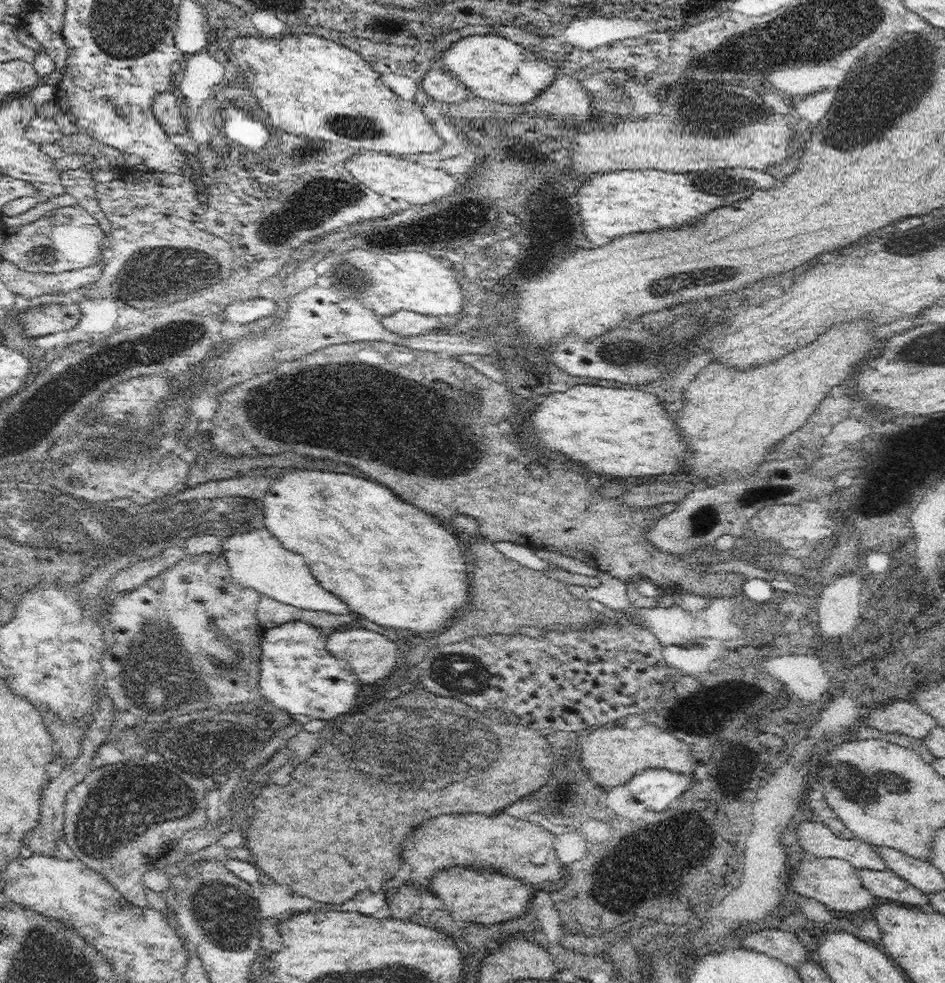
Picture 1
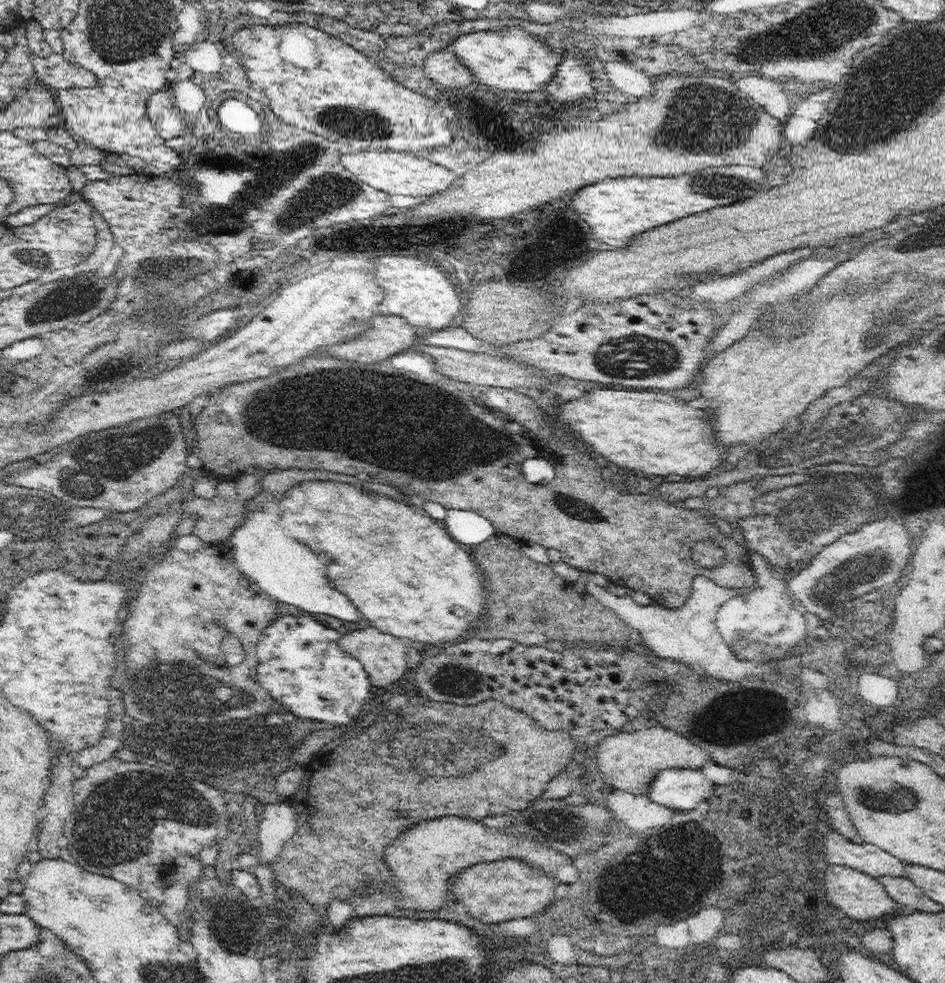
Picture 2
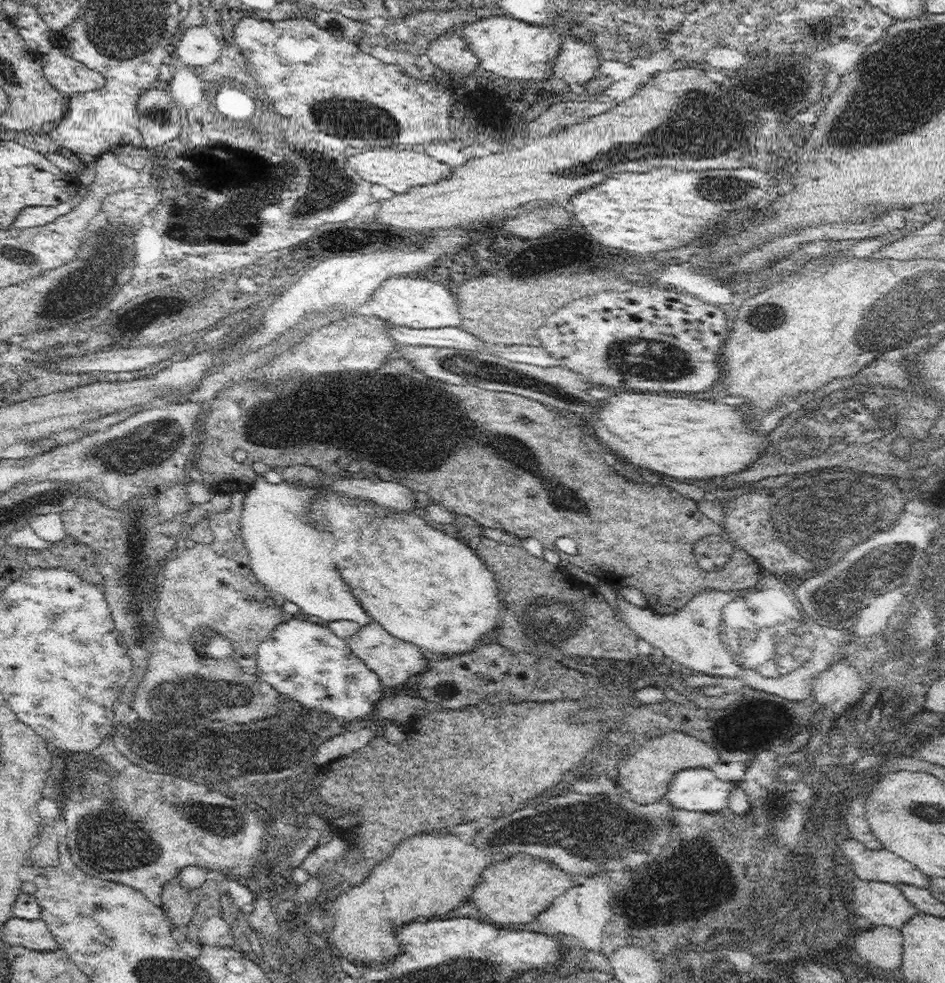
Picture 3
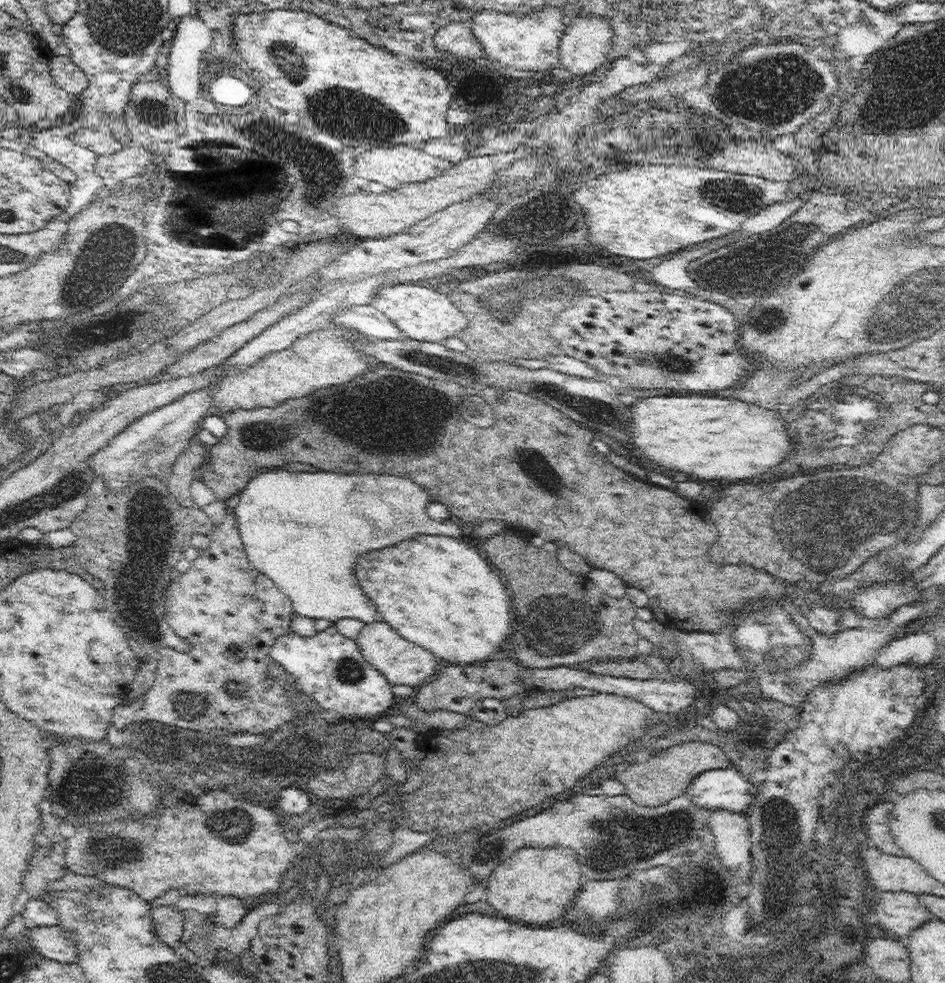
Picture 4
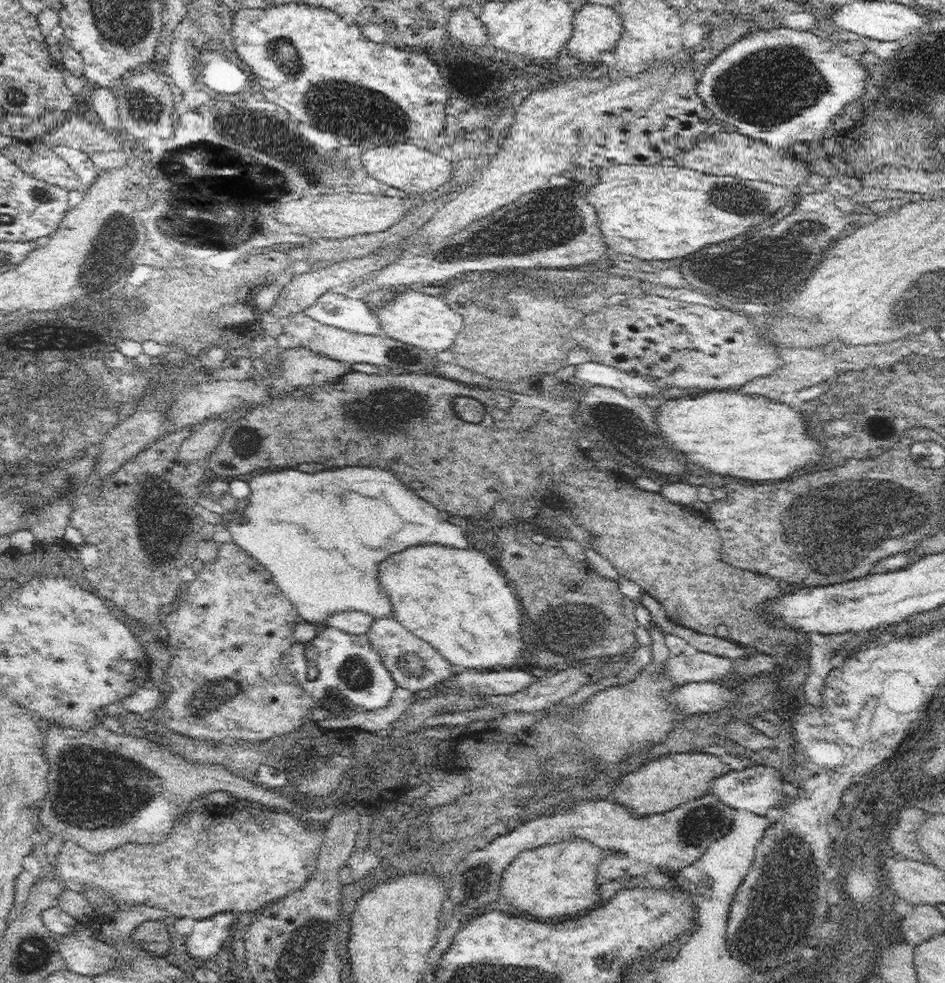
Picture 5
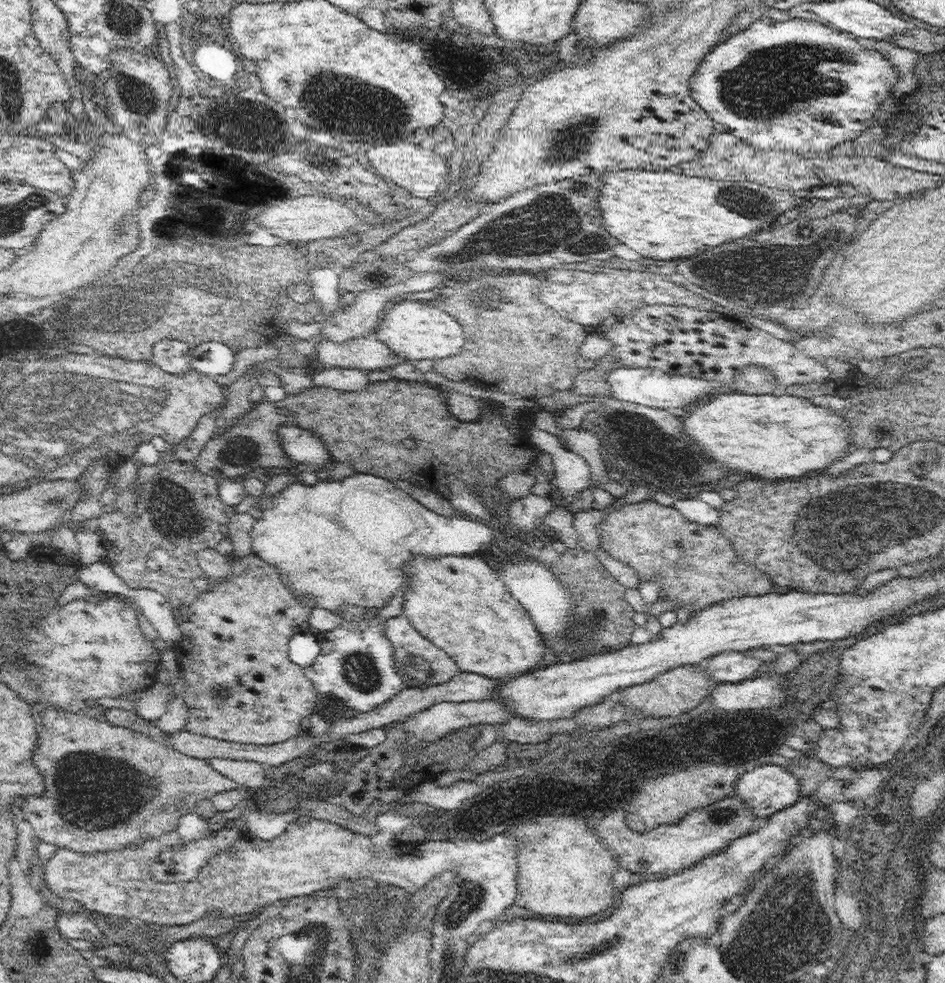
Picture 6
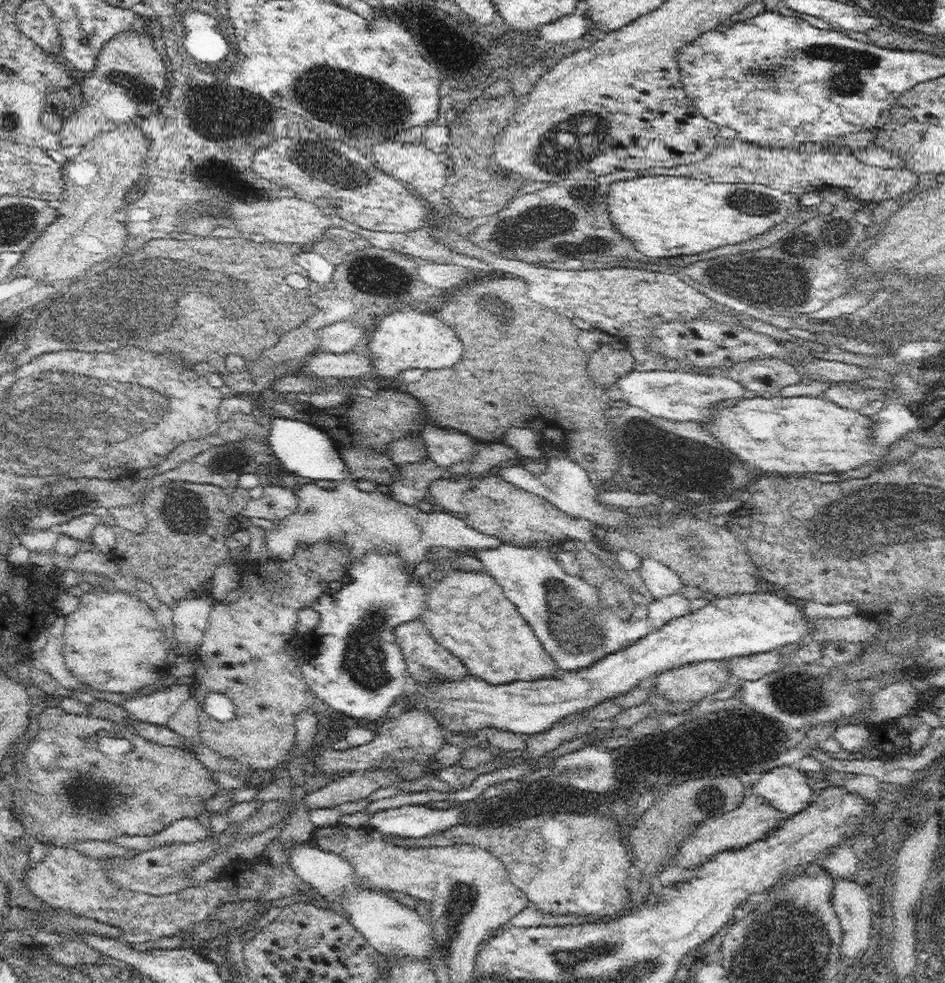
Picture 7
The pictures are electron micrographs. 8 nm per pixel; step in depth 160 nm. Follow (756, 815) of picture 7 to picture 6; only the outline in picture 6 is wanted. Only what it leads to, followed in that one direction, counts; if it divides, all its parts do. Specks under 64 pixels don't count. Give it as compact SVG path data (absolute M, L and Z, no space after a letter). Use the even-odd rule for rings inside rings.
M736 795L732 798L722 800L718 804L712 804L708 808L700 808L695 811L690 811L677 825L662 825L655 831L644 833L643 835L636 835L629 829L626 822L626 810L616 809L609 815L596 822L596 829L604 839L608 848L611 848L618 856L621 864L628 869L632 875L642 877L657 877L665 878L673 876L686 868L692 867L698 860L702 860L711 852L722 850L726 848L733 840L748 836L754 832L754 828L758 828L759 819L756 816L755 809L752 805L748 805L748 801L744 797Z

